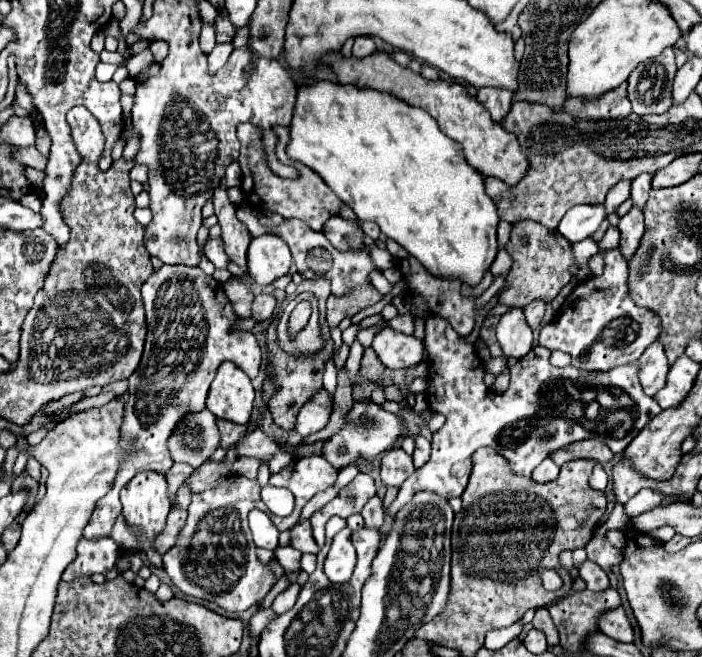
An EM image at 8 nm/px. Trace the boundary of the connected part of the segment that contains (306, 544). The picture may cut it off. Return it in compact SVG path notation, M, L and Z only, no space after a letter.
M308 520L296 524L290 532L292 532L292 548L296 548L300 552L310 552L310 554L318 554L320 552L318 544L312 538L312 528L310 528Z

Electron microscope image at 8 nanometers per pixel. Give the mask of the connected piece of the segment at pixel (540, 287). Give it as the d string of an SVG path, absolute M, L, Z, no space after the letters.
M532 220L516 222L512 228L512 238L506 244L506 250L512 256L514 264L512 264L512 270L506 278L508 290L502 292L498 298L500 304L524 308L526 304L530 304L534 300L552 302L558 296L558 292L572 278L568 272L568 268L574 266L572 244L560 232L550 232L538 222L532 222Z

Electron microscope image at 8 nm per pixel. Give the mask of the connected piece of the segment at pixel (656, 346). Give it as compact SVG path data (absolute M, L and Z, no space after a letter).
M654 342L638 360L638 364L640 364L638 380L642 382L642 390L646 392L646 396L656 396L656 392L664 388L668 374L668 360L664 346L660 342Z

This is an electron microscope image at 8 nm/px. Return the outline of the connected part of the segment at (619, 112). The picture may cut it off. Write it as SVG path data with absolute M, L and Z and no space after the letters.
M622 82L618 88L604 92L602 96L594 100L578 100L568 98L564 110L578 118L590 118L590 120L608 120L608 118L626 118L632 108L626 94L626 82Z

